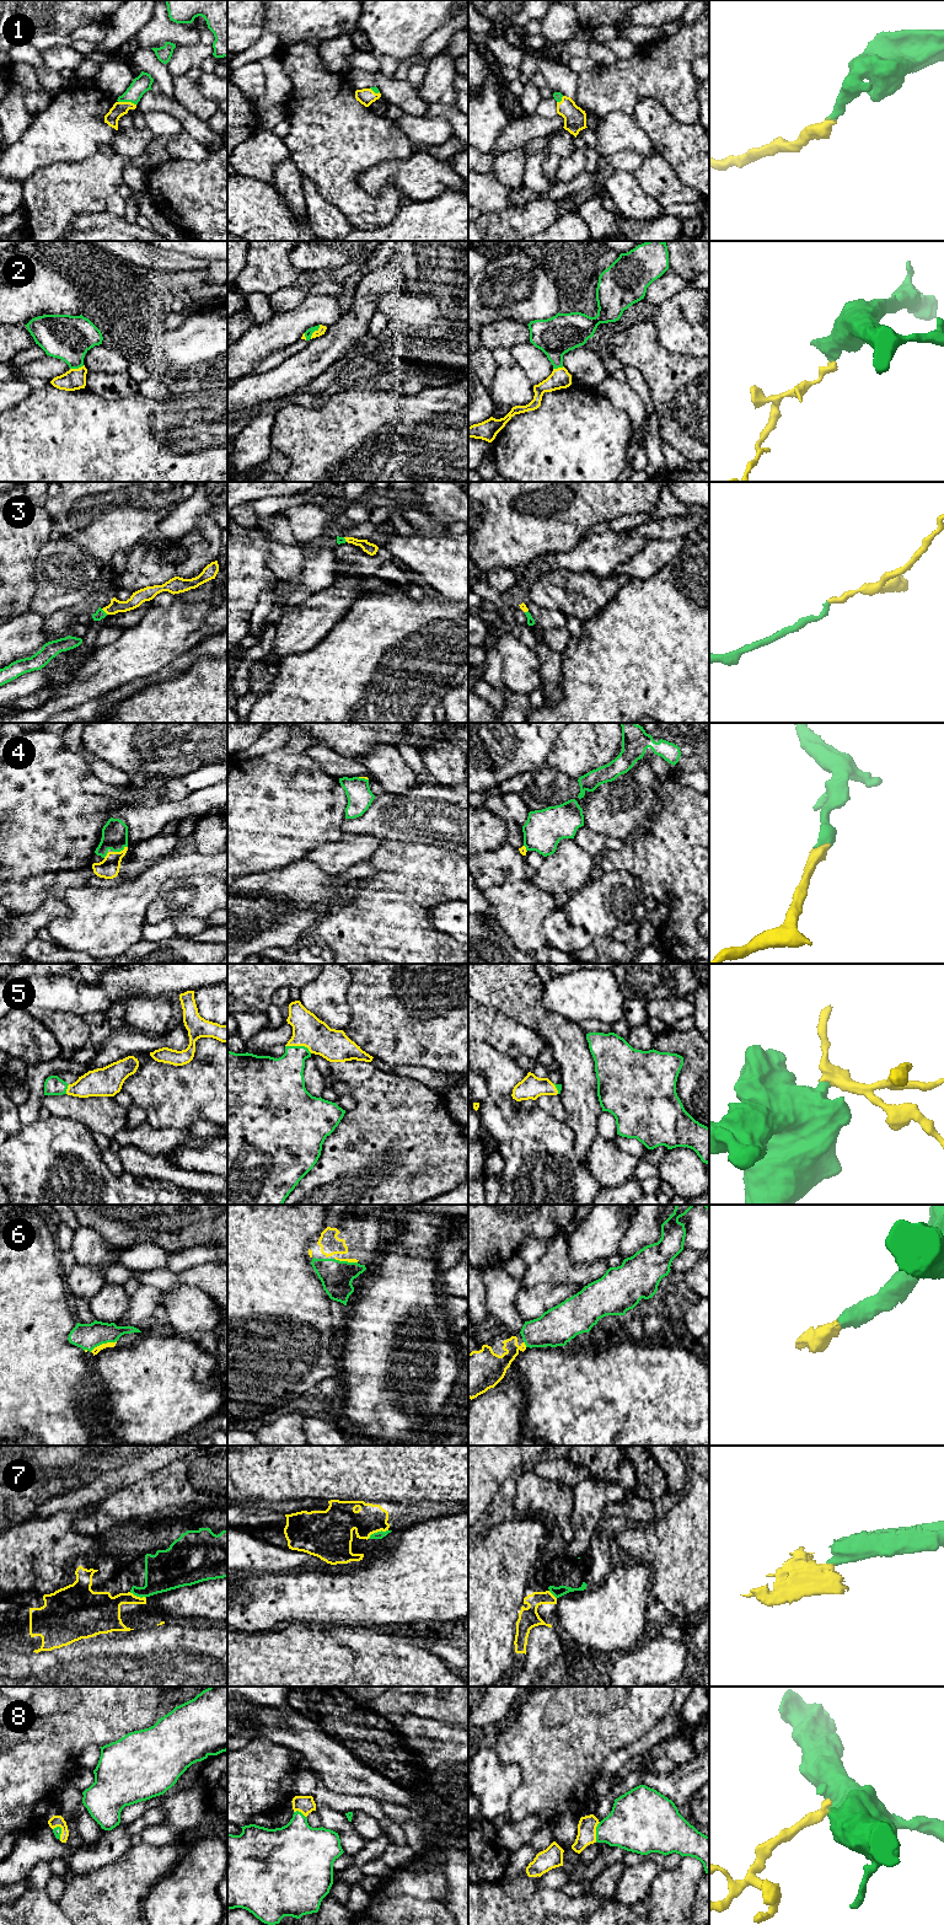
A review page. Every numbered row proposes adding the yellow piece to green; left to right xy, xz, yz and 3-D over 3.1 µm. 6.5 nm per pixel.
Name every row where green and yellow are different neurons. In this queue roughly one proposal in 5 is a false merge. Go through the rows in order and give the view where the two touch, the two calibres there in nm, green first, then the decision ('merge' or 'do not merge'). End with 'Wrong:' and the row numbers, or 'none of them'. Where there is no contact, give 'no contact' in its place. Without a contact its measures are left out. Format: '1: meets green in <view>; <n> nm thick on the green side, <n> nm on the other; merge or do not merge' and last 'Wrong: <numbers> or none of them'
1: meets green in xy; 120 nm thick on the green side, 100 nm on the other; merge
2: meets green in xz; 50 nm thick on the green side, 50 nm on the other; merge
3: meets green in xy; 70 nm thick on the green side, 90 nm on the other; merge
4: meets green in xy; 180 nm thick on the green side, 140 nm on the other; merge
5: meets green in xz; 280 nm thick on the green side, 200 nm on the other; merge
6: meets green in xy; 170 nm thick on the green side, 50 nm on the other; merge
7: meets green in xz; 50 nm thick on the green side, 200 nm on the other; merge
8: meets green in yz; 340 nm thick on the green side, 130 nm on the other; merge
Wrong: none of them

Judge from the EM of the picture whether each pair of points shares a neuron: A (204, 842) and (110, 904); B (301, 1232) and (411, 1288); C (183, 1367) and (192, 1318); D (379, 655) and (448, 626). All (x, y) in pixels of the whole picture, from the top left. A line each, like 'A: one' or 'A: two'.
A: two
B: two
C: two
D: one

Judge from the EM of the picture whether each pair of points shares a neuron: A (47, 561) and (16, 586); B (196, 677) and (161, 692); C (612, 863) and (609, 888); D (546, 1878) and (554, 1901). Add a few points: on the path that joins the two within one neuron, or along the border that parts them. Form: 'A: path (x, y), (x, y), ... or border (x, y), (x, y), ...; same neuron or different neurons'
A: border (44, 545), (35, 563), (35, 594), (31, 600); different neurons
B: path (187, 686), (181, 692), (170, 692); same neuron
C: border (605, 870), (622, 870), (626, 868), (637, 878); different neurons
D: border (538, 1878), (540, 1886), (557, 1889); different neurons

